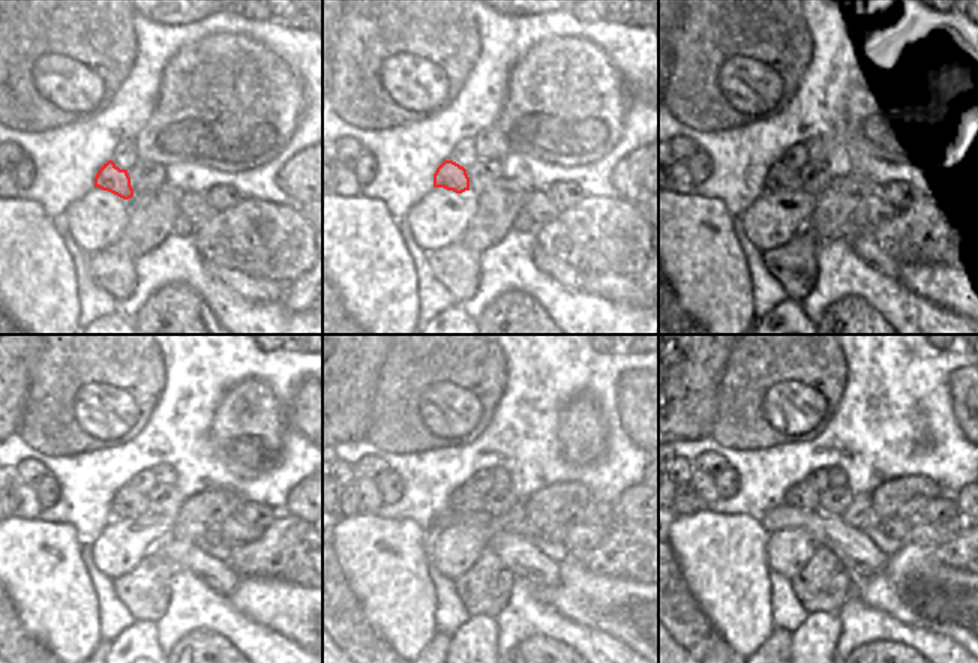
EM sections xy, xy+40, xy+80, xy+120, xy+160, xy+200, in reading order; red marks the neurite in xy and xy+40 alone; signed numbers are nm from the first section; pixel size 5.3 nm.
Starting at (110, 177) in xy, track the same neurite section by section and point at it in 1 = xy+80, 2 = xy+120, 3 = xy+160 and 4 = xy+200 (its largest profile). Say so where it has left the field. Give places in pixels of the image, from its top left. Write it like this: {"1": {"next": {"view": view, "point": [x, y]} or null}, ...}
{"1": {"next": {"view": "xy+80", "point": [780, 177]}}, "2": {"next": {"view": "xy+120", "point": [128, 503]}}, "3": {"next": {"view": "xy+160", "point": [464, 500]}}, "4": {"next": {"view": "xy+200", "point": [803, 497]}}}

